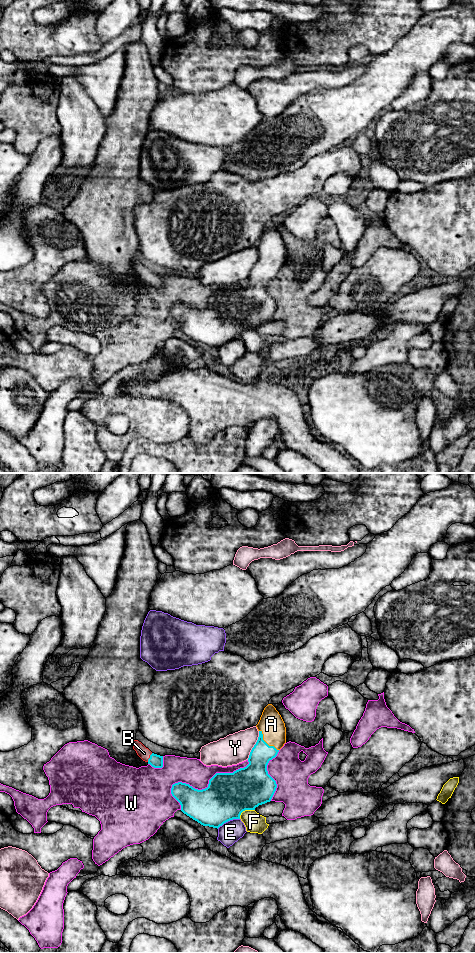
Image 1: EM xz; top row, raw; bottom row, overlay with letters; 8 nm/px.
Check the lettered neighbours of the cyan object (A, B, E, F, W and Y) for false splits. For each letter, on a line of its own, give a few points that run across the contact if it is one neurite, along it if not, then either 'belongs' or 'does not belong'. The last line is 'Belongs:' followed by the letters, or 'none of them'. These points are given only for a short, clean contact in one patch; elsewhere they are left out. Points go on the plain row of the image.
A: line xz (256, 291), (265, 262), (271, 256), (271, 244); belongs
B: line xz (156, 281), (150, 277), (144, 273); belongs
E: does not belong
F: does not belong
W: does not belong
Y: does not belong
Belongs: A, B

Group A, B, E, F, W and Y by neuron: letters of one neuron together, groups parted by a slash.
A B / E / F / W / Y

